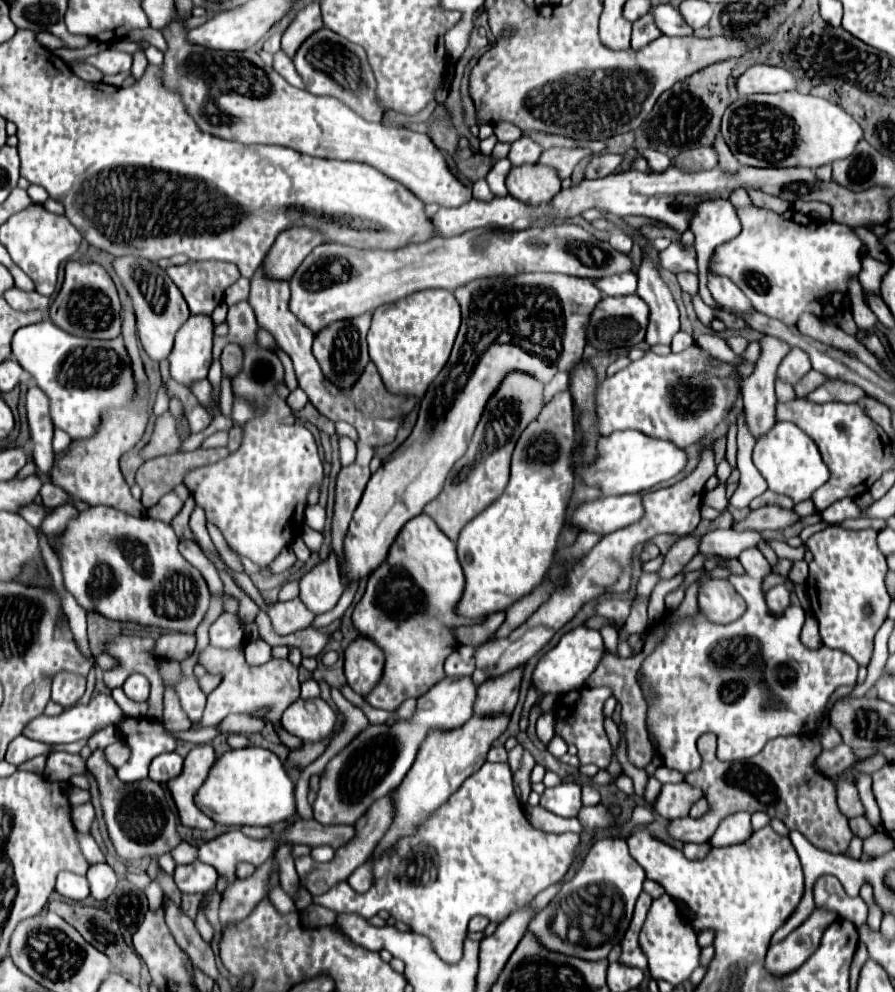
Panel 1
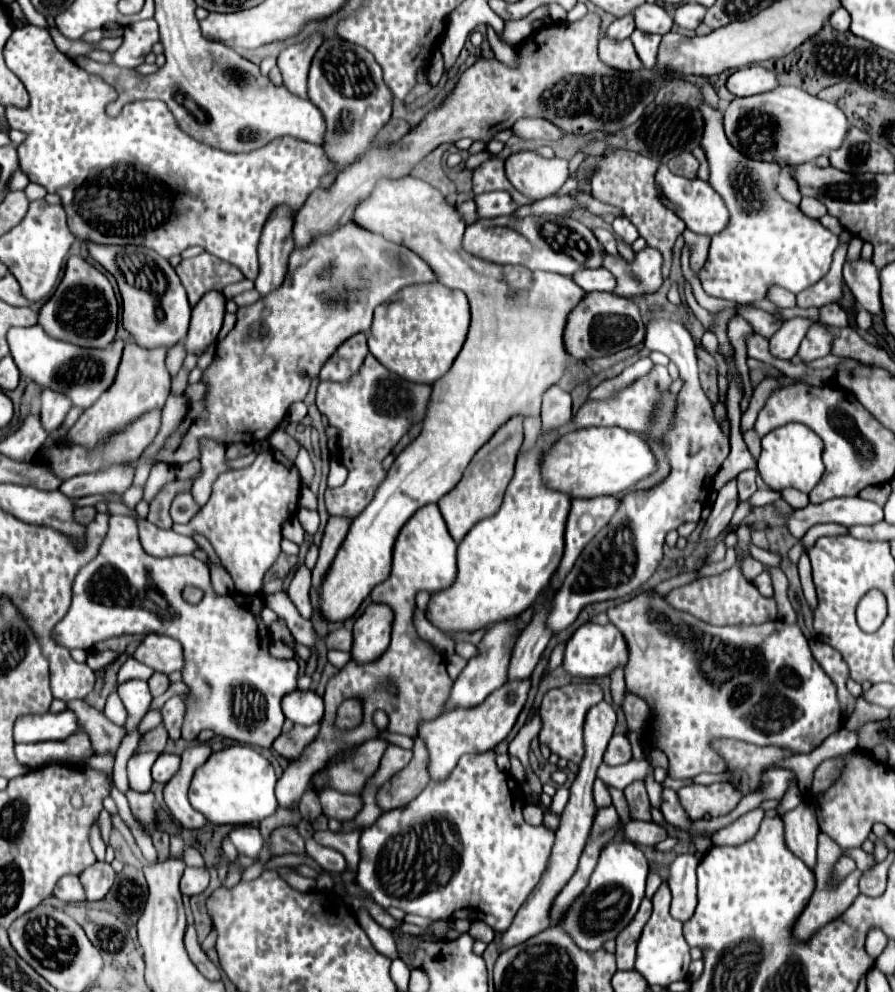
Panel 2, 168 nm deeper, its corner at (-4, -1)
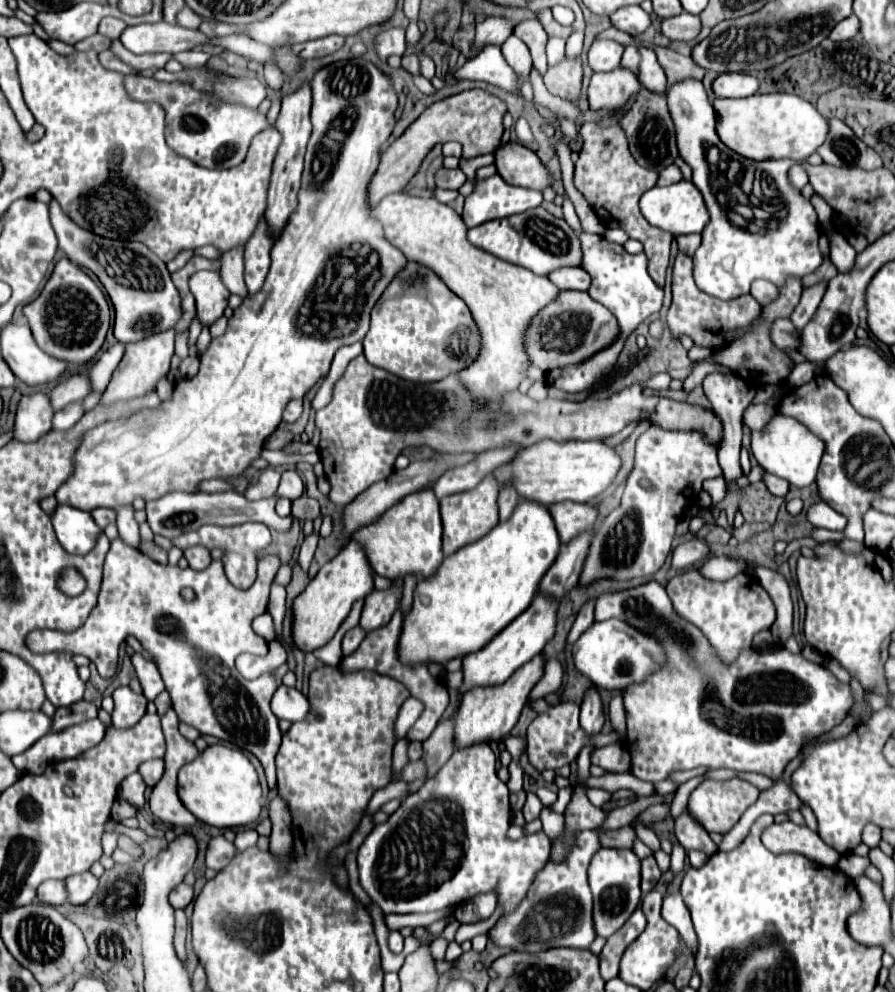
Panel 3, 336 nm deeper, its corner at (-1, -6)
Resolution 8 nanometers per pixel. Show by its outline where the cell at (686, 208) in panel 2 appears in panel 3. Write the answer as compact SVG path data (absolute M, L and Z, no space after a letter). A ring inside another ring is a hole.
M686 180L670 184L670 186L654 186L654 188L650 188L640 198L640 210L642 210L644 218L652 226L658 226L658 228L662 228L666 232L672 232L674 236L700 234L704 230L704 226L708 224L708 220L710 220L708 208L704 204L704 198L702 198L700 190L692 182L686 182Z

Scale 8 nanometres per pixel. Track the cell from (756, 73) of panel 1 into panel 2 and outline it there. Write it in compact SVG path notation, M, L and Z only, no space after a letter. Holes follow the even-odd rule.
M749 65L749 67L735 71L727 79L725 85L733 95L749 97L749 95L759 95L759 93L765 93L765 91L771 91L779 83L777 83L777 77L775 77L773 71L769 71L761 65Z

